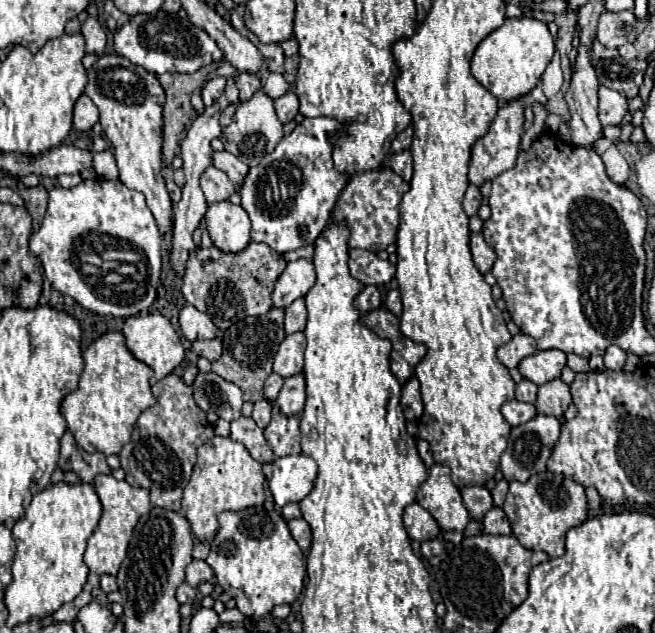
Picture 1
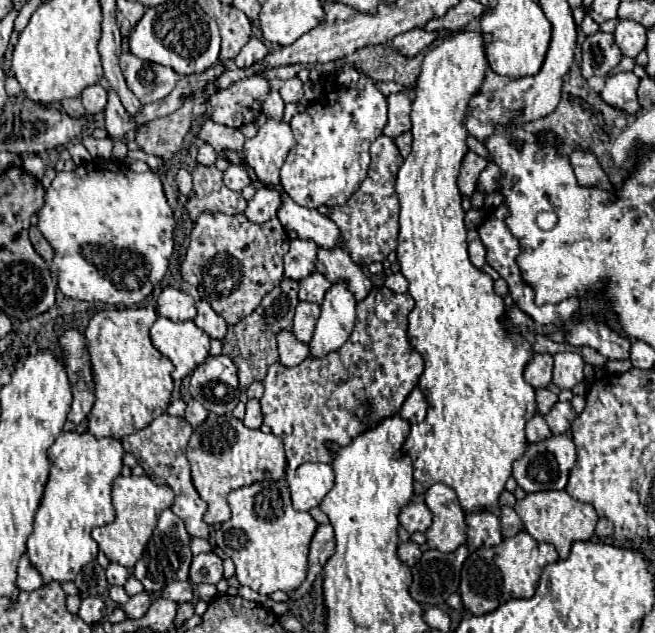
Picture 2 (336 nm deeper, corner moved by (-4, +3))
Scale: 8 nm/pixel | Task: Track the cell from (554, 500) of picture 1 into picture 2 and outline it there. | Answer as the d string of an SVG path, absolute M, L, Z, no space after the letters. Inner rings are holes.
M543 490L527 494L523 500L517 500L515 512L523 520L523 526L531 538L537 542L549 542L557 548L559 558L567 558L571 544L577 540L591 540L597 524L597 514L591 504L571 498L565 490Z

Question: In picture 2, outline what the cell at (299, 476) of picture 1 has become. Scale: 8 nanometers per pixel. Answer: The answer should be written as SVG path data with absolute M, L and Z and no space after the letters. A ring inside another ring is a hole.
M301 464L293 476L287 476L295 510L311 510L319 506L323 496L333 488L333 470L329 464Z

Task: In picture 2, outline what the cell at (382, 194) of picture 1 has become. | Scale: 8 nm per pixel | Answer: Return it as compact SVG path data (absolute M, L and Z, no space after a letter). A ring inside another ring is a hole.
M379 136L371 144L371 164L369 174L359 186L359 190L343 204L331 208L331 220L339 226L341 238L345 242L345 250L351 254L351 258L363 266L369 266L371 262L383 262L387 260L389 252L397 248L397 232L399 232L399 200L395 194L395 176L401 168L403 158L395 146L395 142L389 136Z

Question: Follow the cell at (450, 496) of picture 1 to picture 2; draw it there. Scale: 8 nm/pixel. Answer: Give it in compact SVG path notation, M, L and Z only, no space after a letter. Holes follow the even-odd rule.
M433 484L425 490L425 504L433 514L433 524L425 532L427 544L441 552L453 552L465 544L465 512L455 490L447 484Z

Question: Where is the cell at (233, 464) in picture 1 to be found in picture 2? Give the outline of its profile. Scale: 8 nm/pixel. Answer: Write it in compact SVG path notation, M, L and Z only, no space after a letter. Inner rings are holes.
M209 414L209 418L195 428L187 446L187 460L191 464L193 486L209 504L203 518L207 524L221 524L231 518L227 506L227 494L231 490L261 480L279 480L283 478L287 466L281 438L273 434L263 434L261 430L249 430L243 426L241 420L233 416L215 414Z

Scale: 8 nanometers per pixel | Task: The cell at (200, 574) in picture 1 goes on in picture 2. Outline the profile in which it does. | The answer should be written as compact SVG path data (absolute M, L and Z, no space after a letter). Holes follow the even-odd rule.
M209 552L209 554L193 556L191 568L189 568L189 580L195 586L201 582L217 584L221 578L223 578L223 564L221 564L221 558L217 554Z

